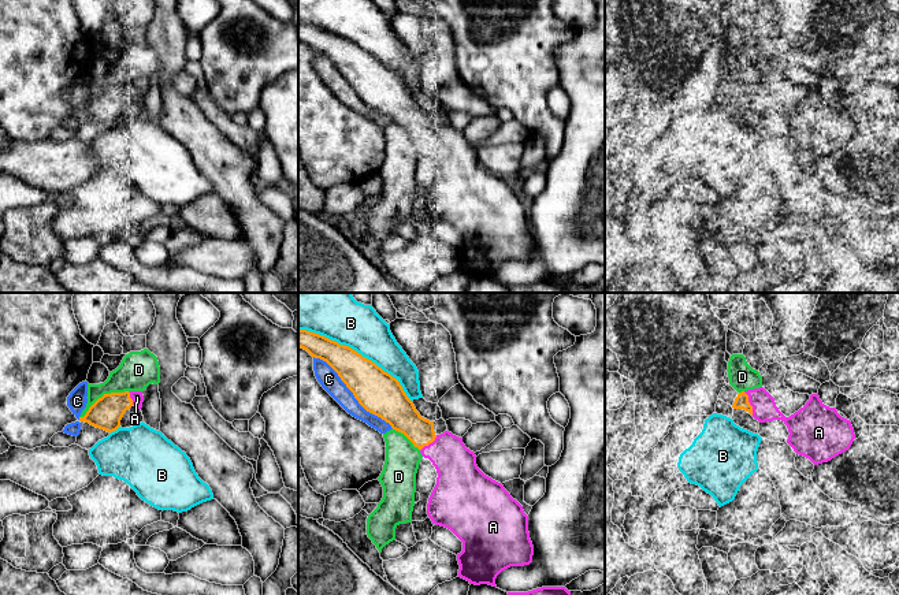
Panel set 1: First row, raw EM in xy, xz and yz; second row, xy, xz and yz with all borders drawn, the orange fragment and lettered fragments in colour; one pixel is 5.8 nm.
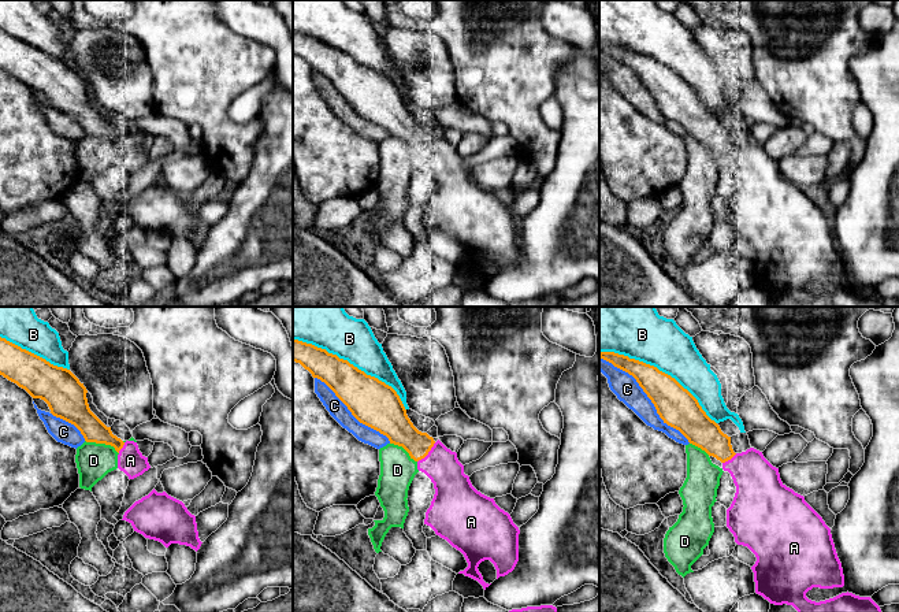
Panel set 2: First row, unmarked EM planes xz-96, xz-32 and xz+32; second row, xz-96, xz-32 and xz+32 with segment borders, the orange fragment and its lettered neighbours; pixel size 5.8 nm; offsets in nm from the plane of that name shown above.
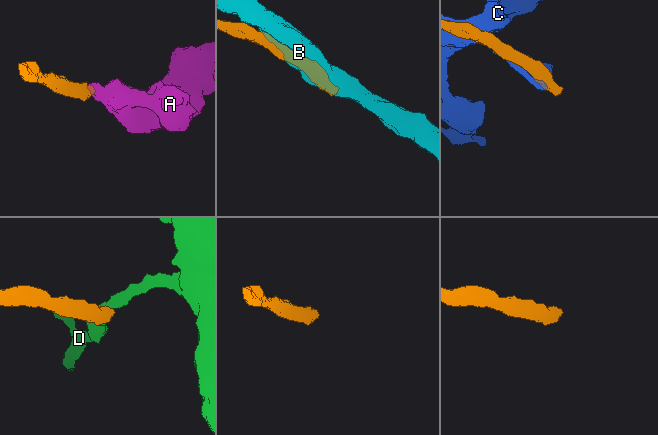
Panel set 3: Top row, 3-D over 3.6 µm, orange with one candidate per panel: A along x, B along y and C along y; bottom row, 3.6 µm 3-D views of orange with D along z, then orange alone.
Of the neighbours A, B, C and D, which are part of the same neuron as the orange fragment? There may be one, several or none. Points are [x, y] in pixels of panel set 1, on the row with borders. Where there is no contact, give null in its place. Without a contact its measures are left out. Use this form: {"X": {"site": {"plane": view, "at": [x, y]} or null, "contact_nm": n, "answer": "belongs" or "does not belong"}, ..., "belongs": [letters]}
{"A": {"site": {"plane": "yz", "at": [749, 404]}, "contact_nm": 160, "answer": "belongs"}, "B": {"site": {"plane": "xz", "at": [359, 353]}, "contact_nm": 800, "answer": "does not belong"}, "C": {"site": {"plane": "xz", "at": [353, 394]}, "contact_nm": 650, "answer": "does not belong"}, "D": {"site": {"plane": "xy", "at": [104, 394]}, "contact_nm": 340, "answer": "does not belong"}, "belongs": ["A"]}

